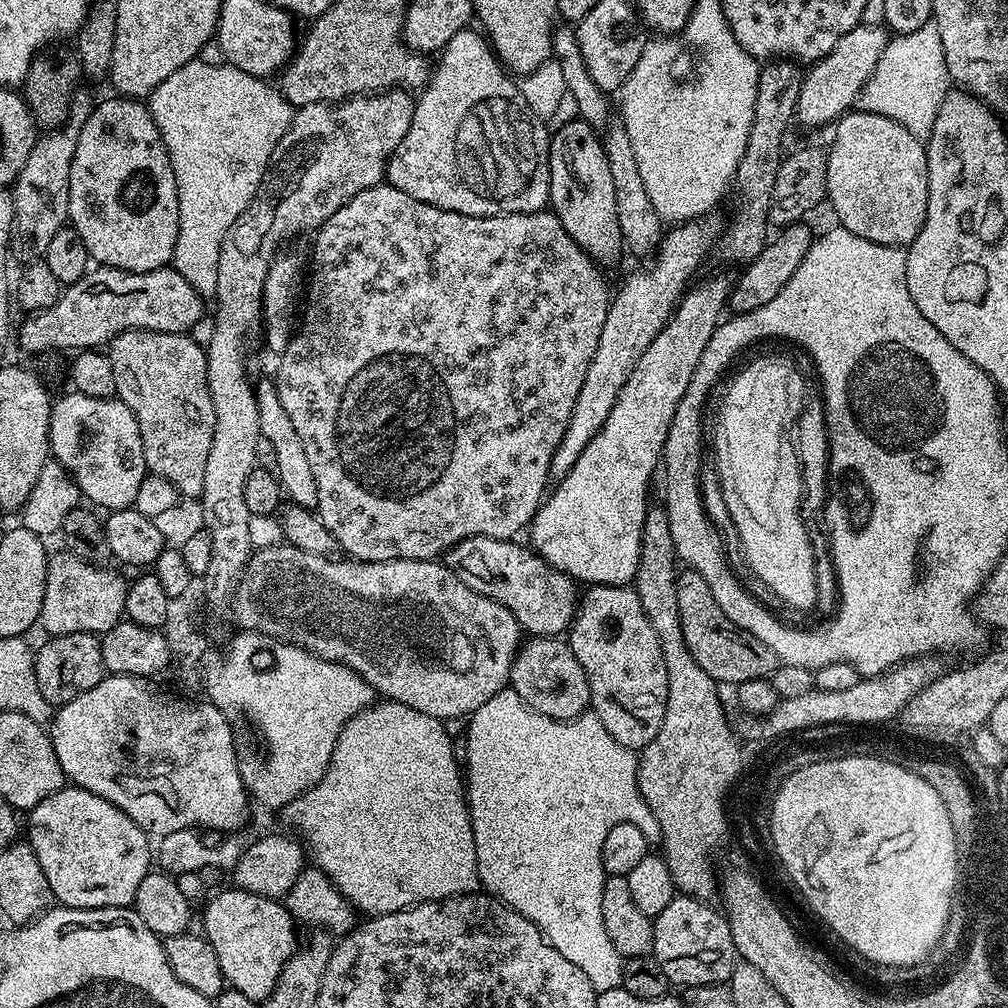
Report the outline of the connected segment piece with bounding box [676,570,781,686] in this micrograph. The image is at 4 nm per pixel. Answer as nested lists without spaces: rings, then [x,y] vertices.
[[[684,570],[676,577],[678,590],[678,618],[682,622],[682,638],[694,654],[694,662],[714,678],[717,685],[735,686],[751,680],[762,680],[771,677],[781,666],[780,659],[770,650],[770,646],[762,646],[754,634],[746,634],[726,614],[722,614],[719,600],[710,594],[710,586],[706,586],[702,574],[691,570]]]

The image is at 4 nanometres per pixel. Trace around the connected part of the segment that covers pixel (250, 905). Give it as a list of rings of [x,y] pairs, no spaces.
[[[235,886],[217,891],[204,906],[202,935],[214,948],[225,981],[246,998],[263,1002],[275,990],[288,959],[296,953],[297,921],[280,900],[250,894]]]

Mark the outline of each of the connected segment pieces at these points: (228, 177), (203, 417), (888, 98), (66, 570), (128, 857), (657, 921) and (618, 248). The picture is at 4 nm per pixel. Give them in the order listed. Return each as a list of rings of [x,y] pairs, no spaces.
[[[194,59],[186,66],[174,70],[174,74],[170,74],[170,78],[166,78],[166,82],[159,84],[146,100],[148,113],[152,115],[152,121],[160,131],[160,137],[168,151],[170,166],[174,170],[174,182],[178,186],[178,242],[174,242],[171,267],[175,268],[178,274],[182,274],[182,278],[186,278],[186,282],[190,282],[190,286],[194,286],[194,290],[198,290],[198,294],[205,298],[215,297],[218,286],[218,258],[222,250],[222,242],[226,238],[230,226],[234,226],[234,222],[238,222],[240,215],[250,206],[250,202],[262,182],[262,174],[274,154],[274,146],[278,146],[278,142],[282,142],[282,134],[286,134],[286,130],[292,125],[294,115],[292,104],[281,94],[279,87],[272,85],[271,88],[268,84],[271,83],[267,79],[246,74],[242,70],[233,68],[227,62],[218,66],[208,66],[205,62]]]
[[[129,330],[114,337],[106,348],[108,357],[110,358],[110,366],[114,366],[116,396],[134,414],[134,418],[138,422],[138,430],[142,434],[145,469],[153,476],[166,478],[166,482],[174,485],[179,490],[181,497],[184,498],[188,498],[188,496],[192,496],[192,498],[199,497],[202,486],[204,485],[204,479],[206,478],[206,458],[210,458],[210,446],[214,442],[214,428],[216,426],[214,402],[212,401],[210,386],[208,385],[208,353],[201,345],[199,348],[191,340],[192,338],[191,335],[179,332],[134,332]]]
[[[929,22],[926,26],[918,26],[910,34],[896,34],[889,39],[888,45],[878,58],[878,66],[862,86],[858,101],[859,111],[870,114],[882,114],[898,126],[906,126],[914,138],[927,141],[928,135],[934,130],[934,118],[938,118],[938,110],[950,91],[950,77],[946,70],[946,58],[942,54],[942,34],[938,34],[938,26]]]
[[[67,550],[53,551],[48,558],[46,594],[42,598],[39,627],[45,628],[49,637],[109,632],[124,616],[128,585],[129,581],[123,580],[112,566],[88,564]]]
[[[65,786],[50,794],[50,798],[42,798],[42,802],[31,808],[27,816],[27,843],[31,844],[34,854],[38,854],[42,874],[46,874],[53,897],[63,907],[127,908],[132,904],[138,882],[142,882],[153,867],[154,848],[148,845],[149,833],[139,828],[125,812],[118,810],[118,806],[85,788]]]
[[[677,894],[670,906],[653,919],[652,955],[673,985],[722,984],[732,979],[732,967],[738,963],[734,938],[730,934],[727,916],[723,911],[716,909],[715,912],[712,906],[703,900],[695,900],[693,896]]]
[[[579,118],[551,133],[548,142],[548,199],[558,222],[566,226],[566,234],[582,246],[591,260],[609,266],[619,258],[624,248],[620,237],[618,214],[614,206],[614,182],[610,162],[604,153],[601,133]]]

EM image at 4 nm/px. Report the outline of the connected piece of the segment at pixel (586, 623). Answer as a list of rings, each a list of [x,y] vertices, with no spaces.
[[[593,584],[585,587],[566,639],[574,658],[578,658],[578,666],[586,670],[586,682],[590,682],[591,711],[600,719],[602,726],[610,730],[612,737],[622,742],[622,746],[633,750],[644,749],[654,734],[658,734],[662,718],[666,718],[668,683],[658,634],[654,634],[654,626],[650,626],[650,618],[646,618],[638,602],[635,587],[622,584]]]

